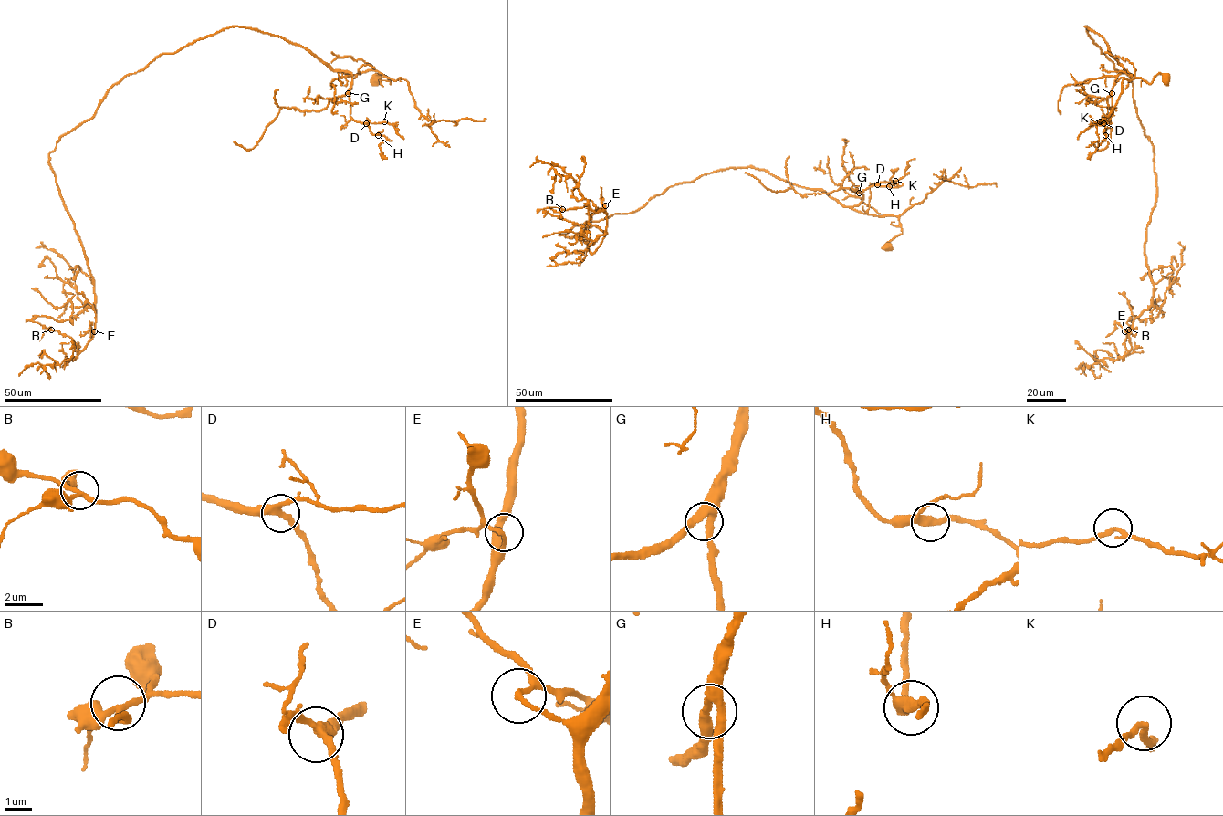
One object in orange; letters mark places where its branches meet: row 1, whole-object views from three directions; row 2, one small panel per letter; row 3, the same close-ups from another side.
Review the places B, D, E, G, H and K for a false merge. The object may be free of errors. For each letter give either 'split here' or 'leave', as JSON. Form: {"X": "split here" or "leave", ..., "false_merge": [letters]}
{"B": "leave", "D": "leave", "E": "leave", "G": "leave", "H": "leave", "K": "leave", "false_merge": []}

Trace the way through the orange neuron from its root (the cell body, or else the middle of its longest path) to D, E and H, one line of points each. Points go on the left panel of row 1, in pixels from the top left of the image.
D: (378, 78), (382, 74), (391, 83), (373, 70), (340, 71), (352, 76), (350, 116), (366, 123)
E: (378, 78), (229, 26), (116, 83), (49, 154), (95, 285), (94, 331)
H: (378, 78), (382, 74), (391, 83), (373, 70), (340, 71), (352, 76), (350, 116), (378, 135)

